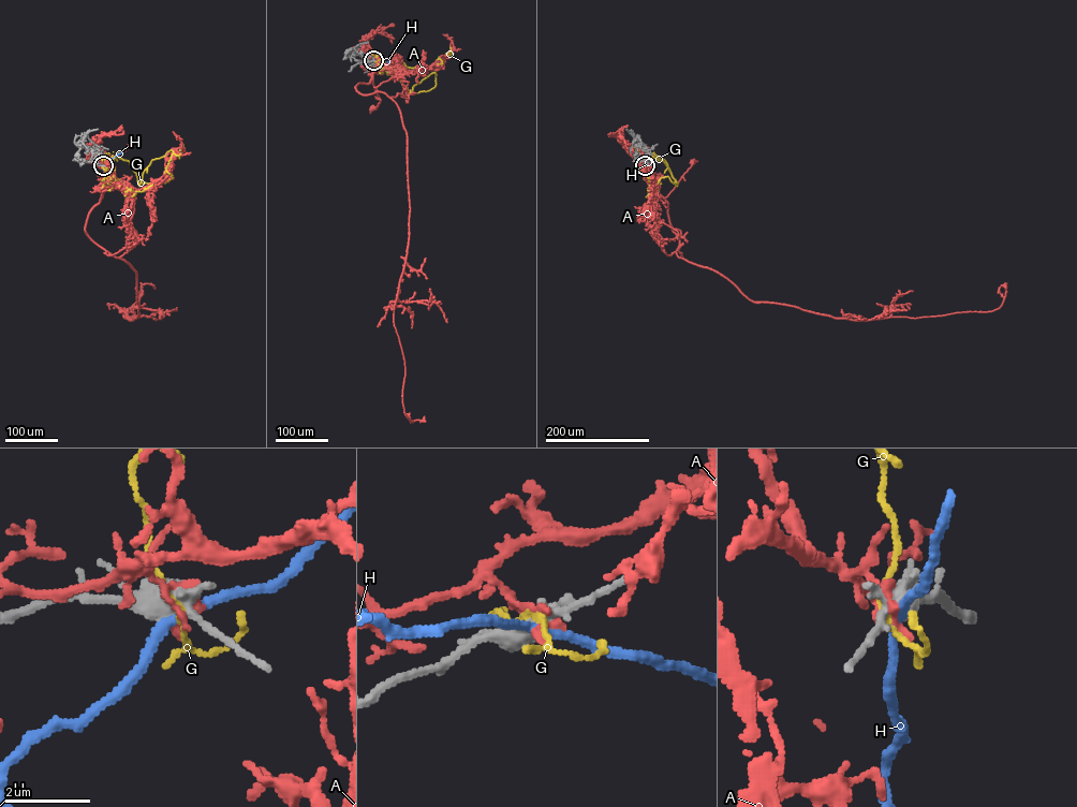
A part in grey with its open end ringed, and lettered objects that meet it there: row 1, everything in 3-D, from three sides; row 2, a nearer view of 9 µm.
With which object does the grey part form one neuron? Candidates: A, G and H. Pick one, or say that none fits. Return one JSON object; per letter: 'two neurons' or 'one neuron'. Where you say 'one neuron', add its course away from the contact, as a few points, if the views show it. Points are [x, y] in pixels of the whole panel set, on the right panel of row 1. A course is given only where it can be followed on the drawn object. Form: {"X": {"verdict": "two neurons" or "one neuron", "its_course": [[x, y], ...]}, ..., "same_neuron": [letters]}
{"A": {"verdict": "two neurons"}, "G": {"verdict": "two neurons"}, "H": {"verdict": "one neuron", "its_course": [[645, 165], [648, 157], [644, 151]]}, "same_neuron": ["H"]}

